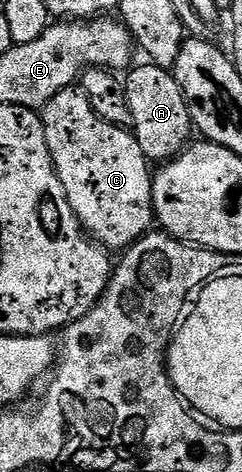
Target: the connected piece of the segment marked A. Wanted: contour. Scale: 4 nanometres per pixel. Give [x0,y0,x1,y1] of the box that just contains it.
[124,66,195,161]

